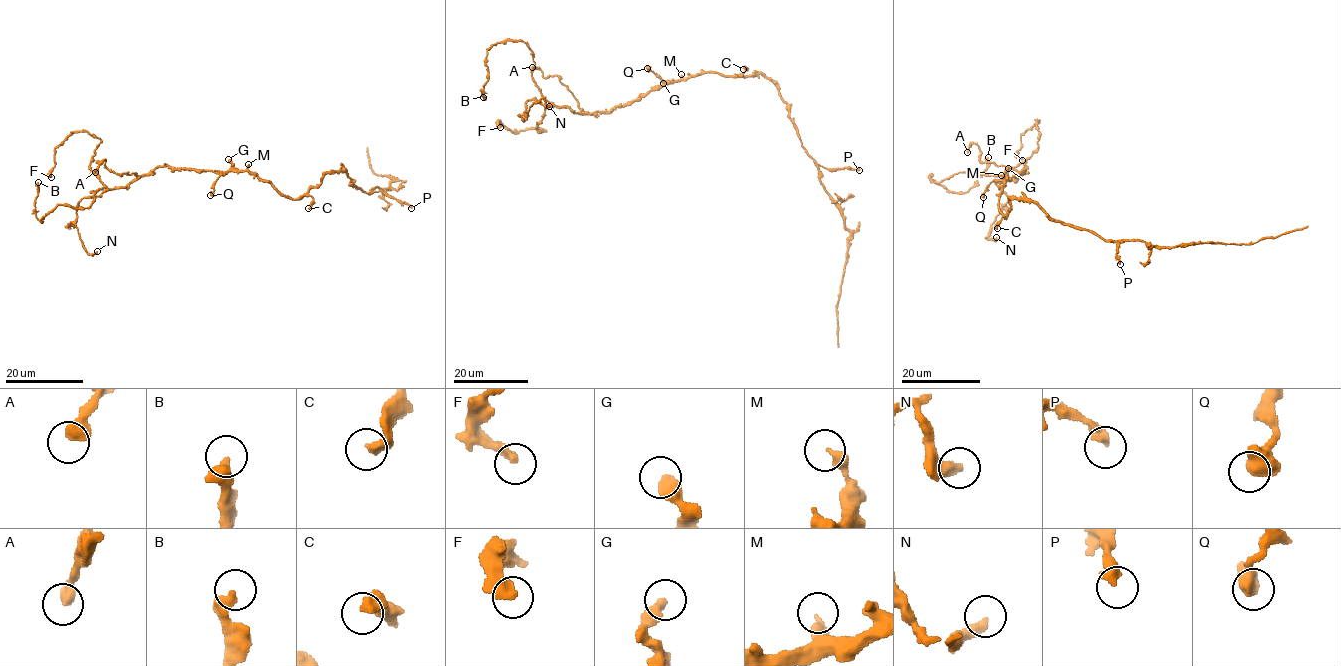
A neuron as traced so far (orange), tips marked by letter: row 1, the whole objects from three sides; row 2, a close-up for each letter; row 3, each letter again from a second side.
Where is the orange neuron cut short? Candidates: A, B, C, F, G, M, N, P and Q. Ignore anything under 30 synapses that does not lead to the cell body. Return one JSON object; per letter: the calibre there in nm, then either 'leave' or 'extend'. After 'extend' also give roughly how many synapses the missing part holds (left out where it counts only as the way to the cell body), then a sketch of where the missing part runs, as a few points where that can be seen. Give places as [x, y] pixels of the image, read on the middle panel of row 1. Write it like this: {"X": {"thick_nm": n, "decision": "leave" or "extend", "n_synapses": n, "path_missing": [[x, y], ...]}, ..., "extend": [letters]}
{"A": {"thick_nm": 440, "decision": "leave"}, "B": {"thick_nm": 480, "decision": "leave"}, "C": {"thick_nm": 400, "decision": "leave"}, "F": {"thick_nm": 400, "decision": "leave"}, "G": {"thick_nm": 460, "decision": "leave"}, "M": {"thick_nm": 360, "decision": "leave"}, "N": {"thick_nm": 400, "decision": "leave"}, "P": {"thick_nm": 400, "decision": "leave"}, "Q": {"thick_nm": 650, "decision": "leave"}, "extend": []}

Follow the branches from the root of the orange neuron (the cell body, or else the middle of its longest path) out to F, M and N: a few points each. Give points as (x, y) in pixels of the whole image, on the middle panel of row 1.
F: (711, 72), (667, 80), (608, 111), (578, 114), (549, 105), (540, 132), (511, 131), (497, 122), (500, 127)
M: (711, 72), (682, 79), (681, 74)
N: (711, 72), (667, 80), (608, 111), (578, 114), (528, 100), (527, 115), (529, 107), (541, 98), (549, 106)

